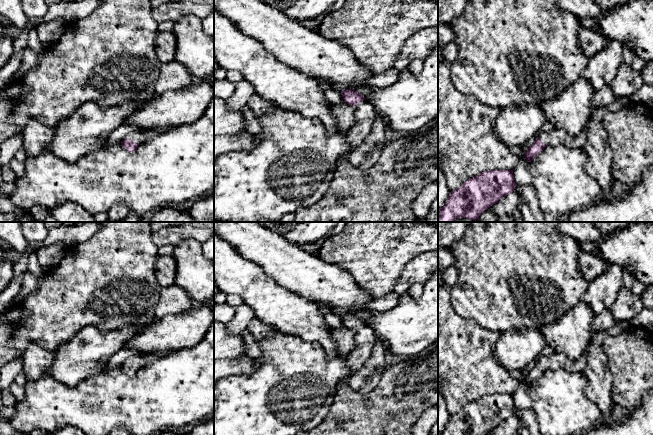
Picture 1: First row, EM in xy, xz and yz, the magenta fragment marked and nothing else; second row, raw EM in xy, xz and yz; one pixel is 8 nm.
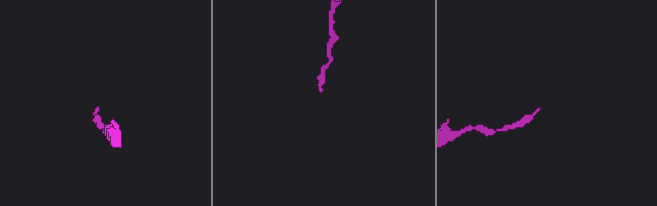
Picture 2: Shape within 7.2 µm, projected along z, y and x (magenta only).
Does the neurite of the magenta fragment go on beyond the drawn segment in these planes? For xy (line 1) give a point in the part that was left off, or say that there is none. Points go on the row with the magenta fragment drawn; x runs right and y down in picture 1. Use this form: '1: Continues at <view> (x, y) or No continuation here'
1: Continues at xy (139, 137)

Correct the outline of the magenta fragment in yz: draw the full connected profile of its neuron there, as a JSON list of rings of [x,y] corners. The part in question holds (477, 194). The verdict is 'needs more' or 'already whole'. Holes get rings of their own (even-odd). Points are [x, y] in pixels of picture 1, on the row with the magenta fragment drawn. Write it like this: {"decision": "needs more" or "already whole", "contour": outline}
{"decision": "already whole", "contour": [[[513,170],[484,171],[450,192],[447,201],[438,210],[438,222],[453,222],[456,218],[468,218],[476,221],[485,210],[513,192],[515,186]]]}

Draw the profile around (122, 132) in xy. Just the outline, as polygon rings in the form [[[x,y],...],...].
[[[122,124],[121,126],[114,129],[109,137],[107,138],[103,147],[108,147],[115,143],[122,142],[124,139],[128,138],[128,136],[135,131],[142,131],[139,127],[129,124]]]

